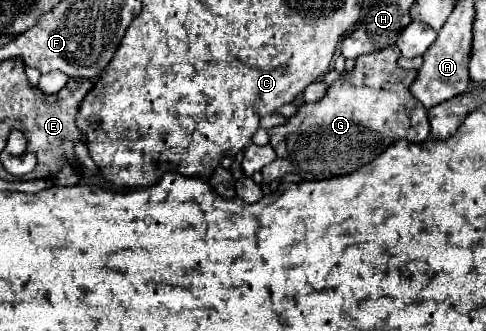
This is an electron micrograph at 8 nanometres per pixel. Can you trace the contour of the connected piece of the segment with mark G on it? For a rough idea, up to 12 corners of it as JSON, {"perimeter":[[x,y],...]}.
{"perimeter":[[398,47],[358,57],[324,99],[270,129],[294,173],[332,179],[398,139],[426,141]]}

